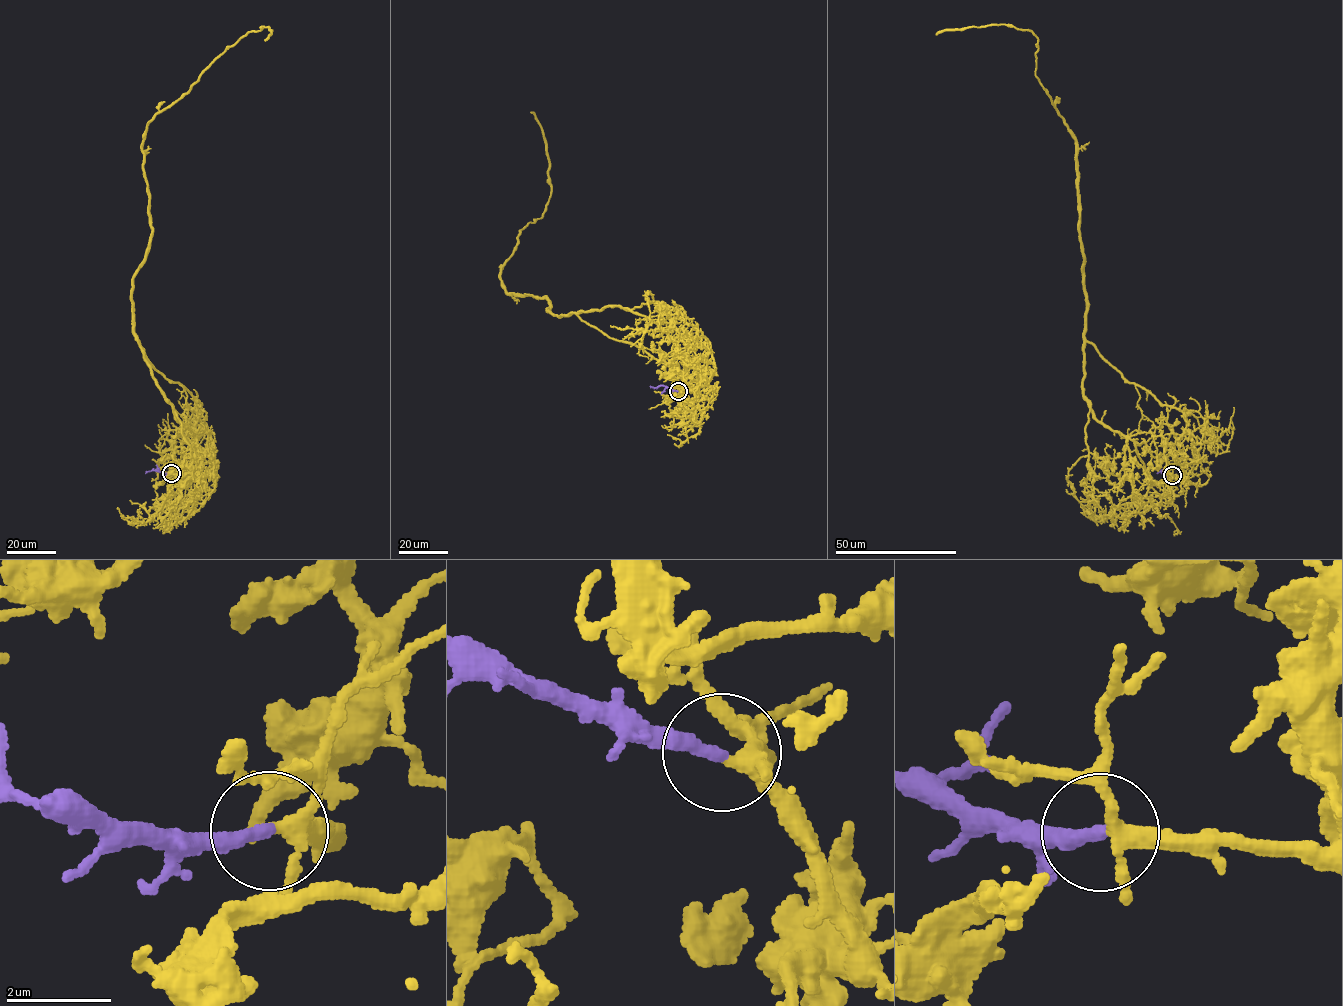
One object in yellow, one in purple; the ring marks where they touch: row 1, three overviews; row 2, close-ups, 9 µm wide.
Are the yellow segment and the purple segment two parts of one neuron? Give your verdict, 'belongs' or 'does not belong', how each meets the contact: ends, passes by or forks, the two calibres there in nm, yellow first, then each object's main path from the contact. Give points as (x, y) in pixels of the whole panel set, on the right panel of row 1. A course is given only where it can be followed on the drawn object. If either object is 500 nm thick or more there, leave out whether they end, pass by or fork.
belongs | yellow forks | purple ends | 220/260 nm | yellow via (1173, 475), (1184, 461), (1166, 406), (1084, 337), (1076, 143), (1036, 76), (1038, 39), (1002, 24), (936, 34) | purple via (1172, 475), (1157, 473)

